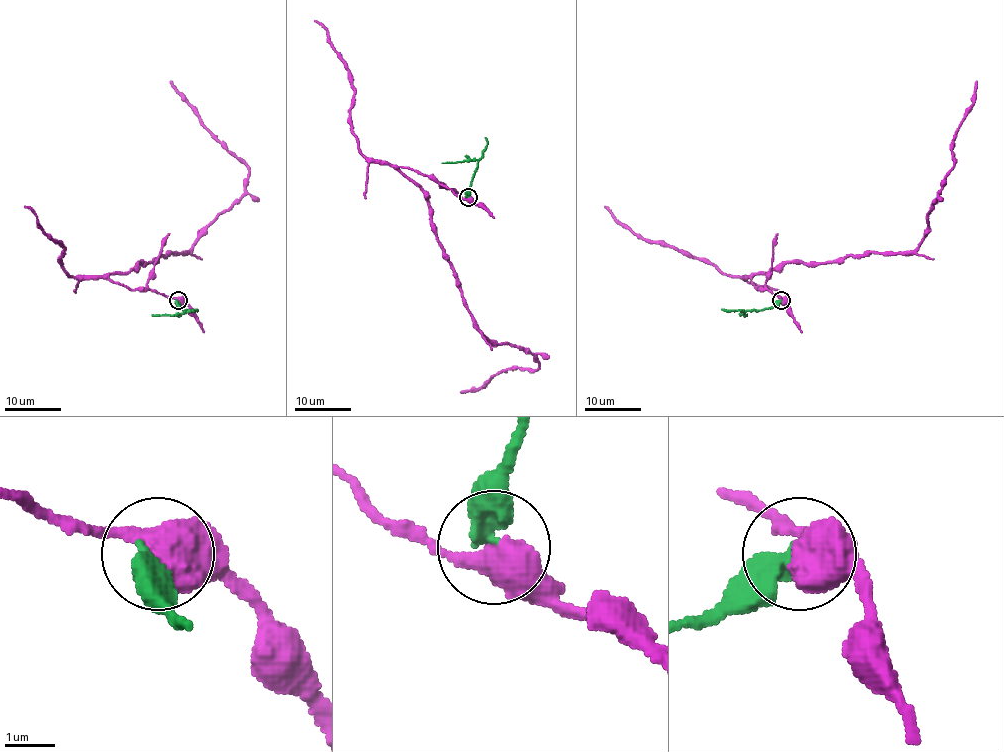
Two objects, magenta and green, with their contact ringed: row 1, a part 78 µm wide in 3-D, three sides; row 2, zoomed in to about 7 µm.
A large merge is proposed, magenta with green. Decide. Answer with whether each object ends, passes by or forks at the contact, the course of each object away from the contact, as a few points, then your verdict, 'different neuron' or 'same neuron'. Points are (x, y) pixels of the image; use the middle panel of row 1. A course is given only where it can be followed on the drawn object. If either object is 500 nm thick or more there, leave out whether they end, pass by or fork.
course magenta (467, 197), (398, 167), (428, 203), (476, 328), (538, 360), (536, 369), (504, 369), (460, 391); course green (467, 197), (477, 162), (442, 163); different neuron

